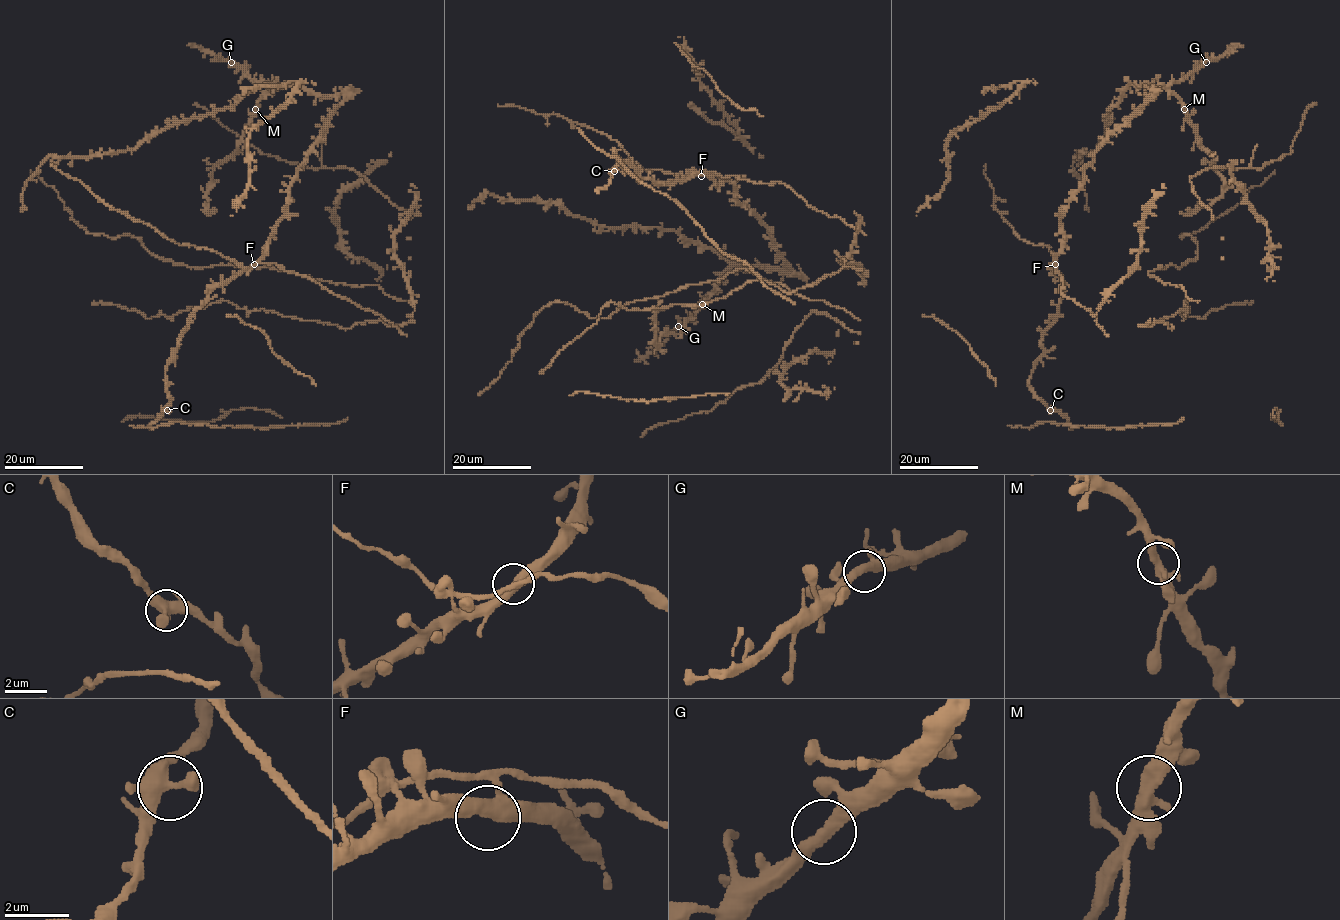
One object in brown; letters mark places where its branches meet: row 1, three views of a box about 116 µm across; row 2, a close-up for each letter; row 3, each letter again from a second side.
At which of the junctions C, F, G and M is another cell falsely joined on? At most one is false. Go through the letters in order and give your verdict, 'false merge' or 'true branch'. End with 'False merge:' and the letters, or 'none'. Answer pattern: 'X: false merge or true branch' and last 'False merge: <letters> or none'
C: true branch
F: true branch
G: true branch
M: true branch
False merge: none

